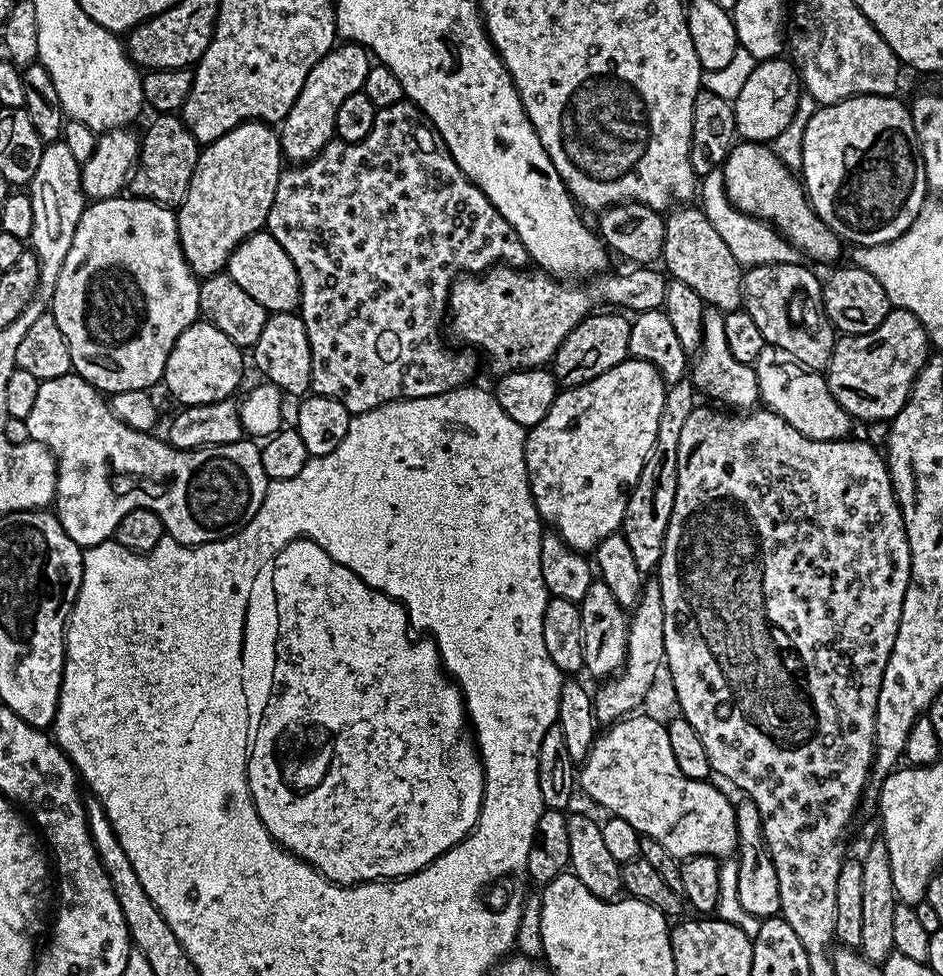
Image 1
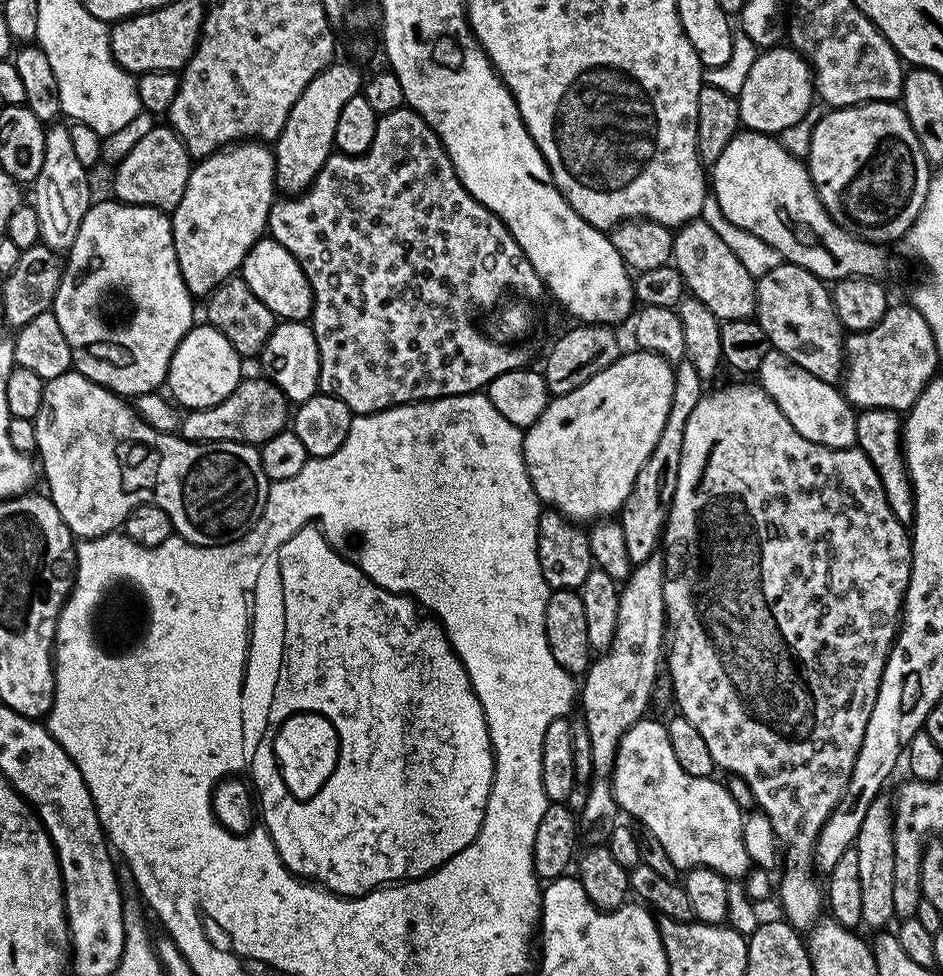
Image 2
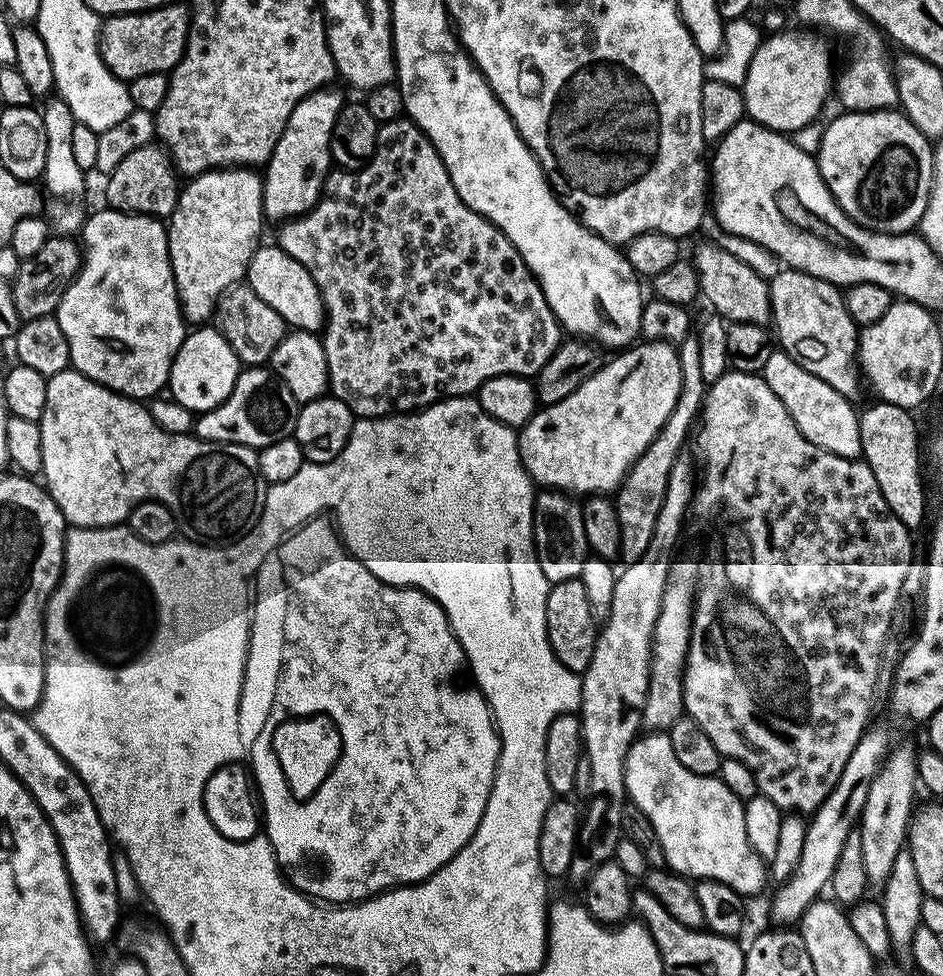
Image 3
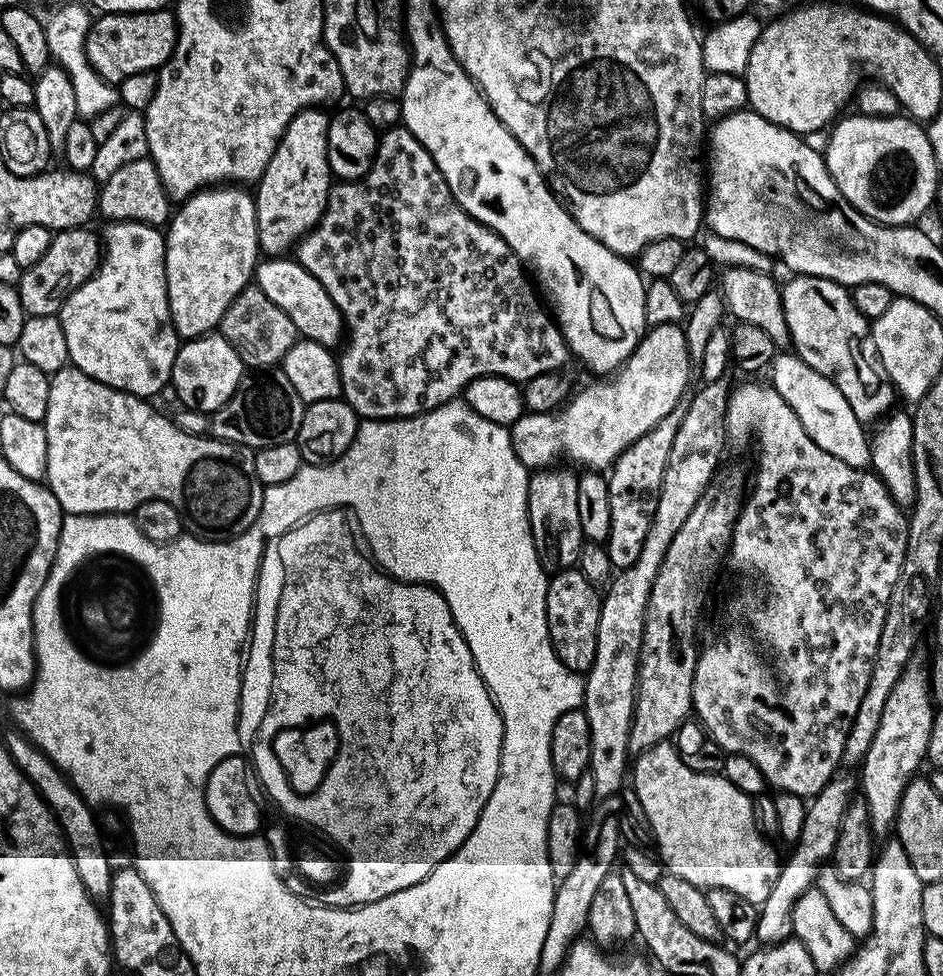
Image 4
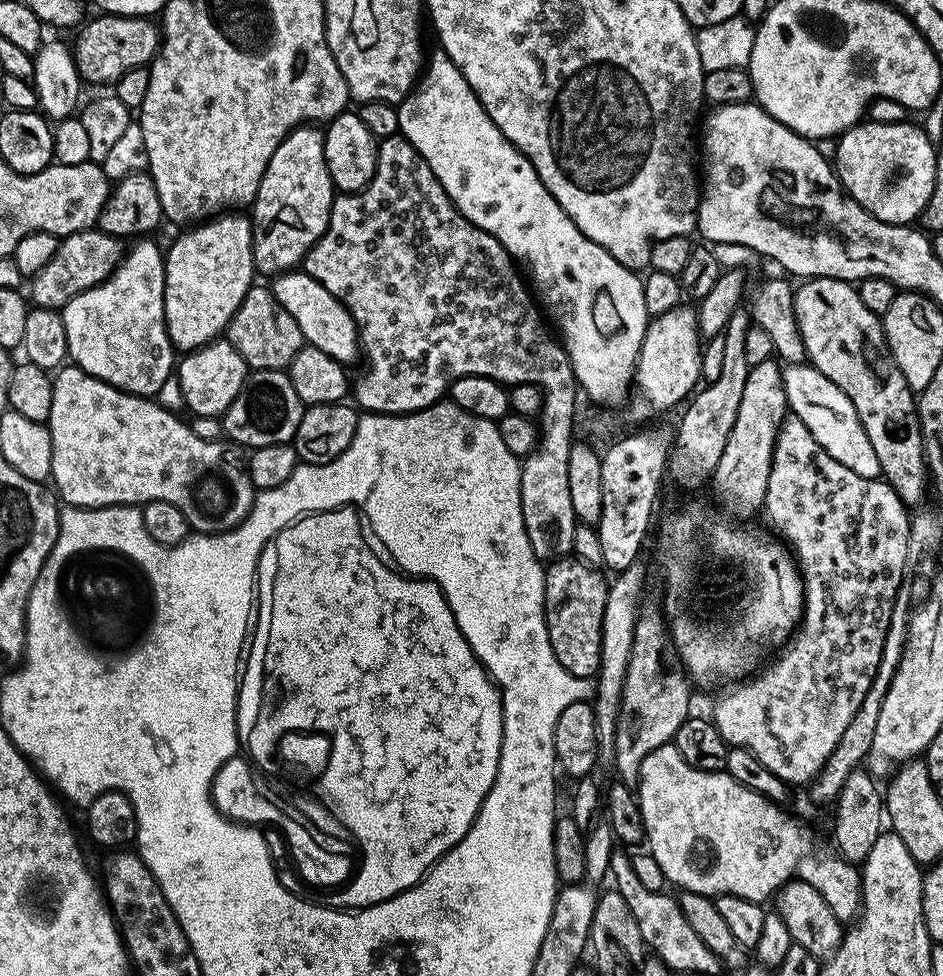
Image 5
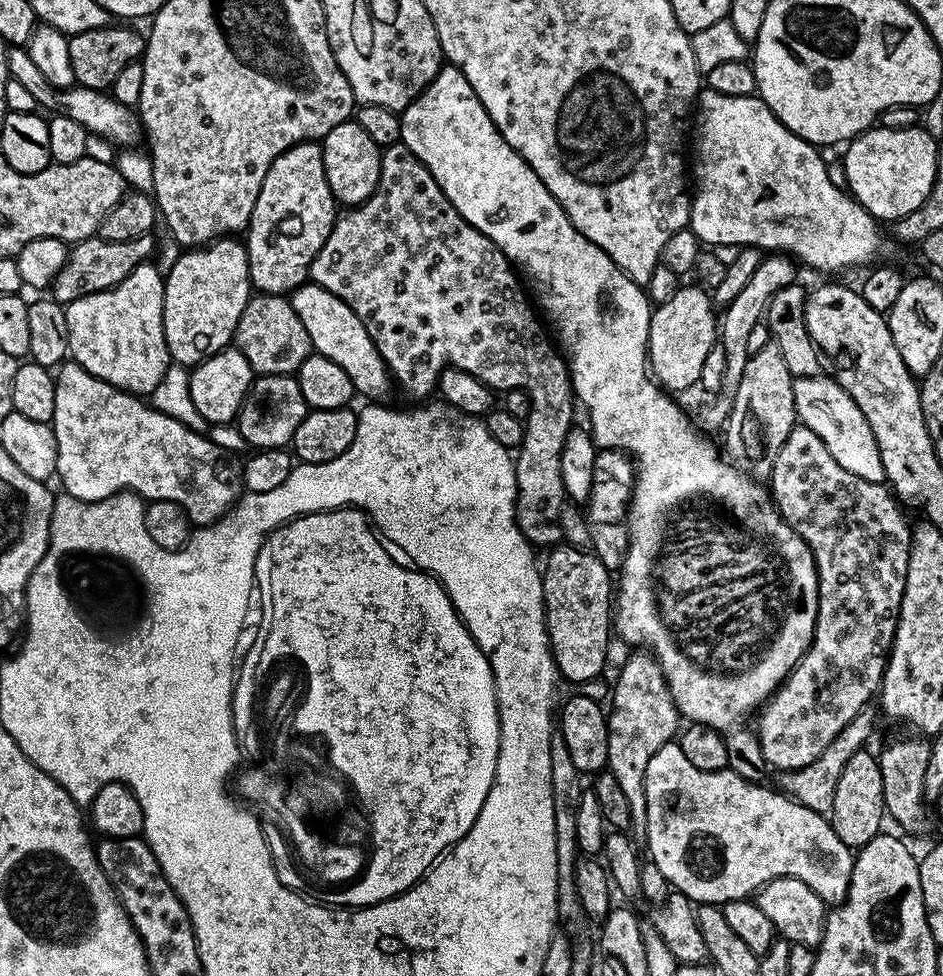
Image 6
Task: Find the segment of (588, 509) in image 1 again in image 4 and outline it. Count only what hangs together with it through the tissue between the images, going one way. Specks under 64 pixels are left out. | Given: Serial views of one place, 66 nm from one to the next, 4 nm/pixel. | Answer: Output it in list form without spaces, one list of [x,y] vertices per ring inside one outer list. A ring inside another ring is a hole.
[[[680,324],[649,327],[628,361],[607,378],[586,385],[559,410],[548,413],[525,411],[518,422],[510,426],[514,454],[518,454],[518,462],[529,470],[549,469],[563,461],[560,460],[563,456],[581,464],[584,470],[611,469],[613,462],[630,445],[658,426],[658,422],[685,399],[691,372],[694,372],[694,366],[688,358],[683,327]]]

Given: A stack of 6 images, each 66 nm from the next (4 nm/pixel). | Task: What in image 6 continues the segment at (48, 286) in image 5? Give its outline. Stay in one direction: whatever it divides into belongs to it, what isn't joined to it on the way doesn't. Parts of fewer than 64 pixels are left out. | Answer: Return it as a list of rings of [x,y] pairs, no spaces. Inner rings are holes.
[[[99,234],[77,240],[68,249],[68,257],[58,270],[54,282],[50,286],[51,299],[65,306],[73,304],[78,298],[86,298],[90,294],[98,294],[107,288],[118,286],[139,264],[149,263],[158,248],[155,235],[130,238],[126,242],[110,242],[104,240]]]

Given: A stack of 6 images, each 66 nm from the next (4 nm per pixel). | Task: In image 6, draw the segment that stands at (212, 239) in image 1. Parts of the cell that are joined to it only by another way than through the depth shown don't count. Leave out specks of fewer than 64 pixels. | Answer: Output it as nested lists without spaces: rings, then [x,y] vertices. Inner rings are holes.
[[[221,238],[203,248],[181,251],[178,262],[174,262],[174,270],[164,276],[164,337],[168,355],[177,365],[195,366],[233,343],[238,318],[242,318],[242,310],[246,310],[246,302],[254,292],[252,279],[248,277],[248,250],[238,241]]]

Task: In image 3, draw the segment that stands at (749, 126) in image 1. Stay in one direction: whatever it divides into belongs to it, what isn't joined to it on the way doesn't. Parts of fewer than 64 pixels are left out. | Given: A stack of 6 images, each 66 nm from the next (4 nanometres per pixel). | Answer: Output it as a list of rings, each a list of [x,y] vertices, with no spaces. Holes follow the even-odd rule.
[[[791,30],[773,32],[767,38],[761,39],[742,85],[747,119],[756,121],[772,132],[791,134],[809,124],[811,120],[817,119],[834,92],[834,68],[832,72],[832,52],[827,44],[829,41],[812,30],[796,31],[800,32]]]

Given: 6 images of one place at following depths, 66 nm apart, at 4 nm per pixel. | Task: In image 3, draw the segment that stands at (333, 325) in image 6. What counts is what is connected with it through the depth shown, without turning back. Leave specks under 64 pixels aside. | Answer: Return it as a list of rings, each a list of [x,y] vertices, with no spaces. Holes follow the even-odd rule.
[[[261,246],[257,248],[254,258],[248,267],[246,282],[266,302],[273,310],[278,310],[282,314],[285,325],[289,329],[301,332],[319,333],[326,324],[326,309],[324,299],[314,282],[314,278],[290,254],[286,254],[278,246]]]

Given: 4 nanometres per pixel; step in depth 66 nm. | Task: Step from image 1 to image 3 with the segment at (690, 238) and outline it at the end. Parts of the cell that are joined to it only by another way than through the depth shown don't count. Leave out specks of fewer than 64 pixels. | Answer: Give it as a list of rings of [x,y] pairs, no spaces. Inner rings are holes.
[[[703,242],[690,253],[692,265],[696,267],[698,282],[700,283],[700,296],[708,299],[708,304],[715,315],[725,321],[737,324],[738,322],[754,322],[767,325],[772,319],[769,281],[763,280],[746,262],[738,262],[734,254],[726,254],[718,245]]]

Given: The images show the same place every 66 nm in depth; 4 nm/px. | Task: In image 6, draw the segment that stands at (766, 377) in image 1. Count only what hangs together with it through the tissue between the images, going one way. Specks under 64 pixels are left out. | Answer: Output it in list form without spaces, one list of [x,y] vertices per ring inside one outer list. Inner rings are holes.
[[[821,374],[793,379],[794,402],[799,423],[814,430],[814,434],[822,438],[826,450],[834,454],[834,462],[838,462],[838,466],[850,470],[850,474],[858,474],[858,478],[866,478],[866,482],[884,484],[886,479],[882,458],[878,442],[870,430],[870,422],[866,422],[862,410],[858,410],[850,394],[846,394],[846,390],[842,390],[835,379],[828,377],[827,380],[826,376]]]

